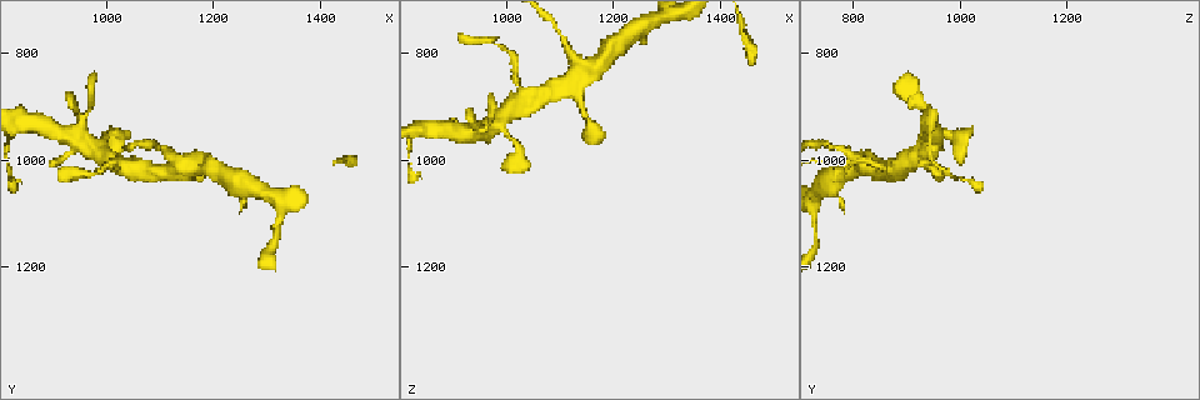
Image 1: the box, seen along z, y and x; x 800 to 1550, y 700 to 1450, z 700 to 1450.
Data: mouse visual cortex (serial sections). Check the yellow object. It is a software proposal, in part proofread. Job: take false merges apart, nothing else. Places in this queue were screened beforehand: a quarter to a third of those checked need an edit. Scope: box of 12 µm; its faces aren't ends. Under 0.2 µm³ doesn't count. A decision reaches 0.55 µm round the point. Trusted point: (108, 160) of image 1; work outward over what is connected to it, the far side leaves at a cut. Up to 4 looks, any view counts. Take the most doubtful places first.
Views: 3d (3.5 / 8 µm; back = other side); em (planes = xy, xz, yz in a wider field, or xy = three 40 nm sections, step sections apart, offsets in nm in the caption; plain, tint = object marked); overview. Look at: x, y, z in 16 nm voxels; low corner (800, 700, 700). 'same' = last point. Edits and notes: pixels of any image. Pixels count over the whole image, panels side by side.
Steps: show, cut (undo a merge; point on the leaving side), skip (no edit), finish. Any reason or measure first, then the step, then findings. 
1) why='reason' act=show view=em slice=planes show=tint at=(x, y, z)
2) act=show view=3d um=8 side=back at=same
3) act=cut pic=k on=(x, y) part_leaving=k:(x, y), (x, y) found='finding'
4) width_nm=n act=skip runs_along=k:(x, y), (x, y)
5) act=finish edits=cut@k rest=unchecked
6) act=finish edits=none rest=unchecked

why='a fork' act=show view=3d um=3.5 at=(1135, 1015, 840)

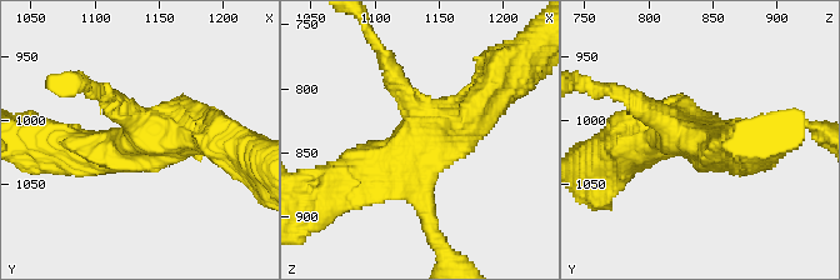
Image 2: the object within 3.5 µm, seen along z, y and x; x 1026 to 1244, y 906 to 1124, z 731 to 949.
act=show view=em slice=xy step=1 show=tint at=(1142, 1014, 844)

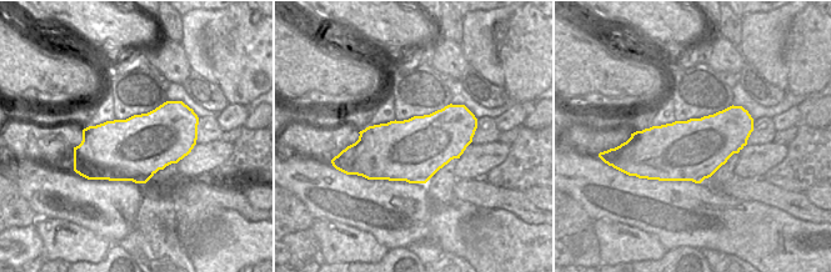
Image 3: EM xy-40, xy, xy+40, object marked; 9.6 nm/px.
width_nm=600 act=skip runs_along=2:(354, 183), (434, 144), (491, 93) found='one cell here'

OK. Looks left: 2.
why='three arms meet' act=show view=3d um=8 at=(955, 950, 945)

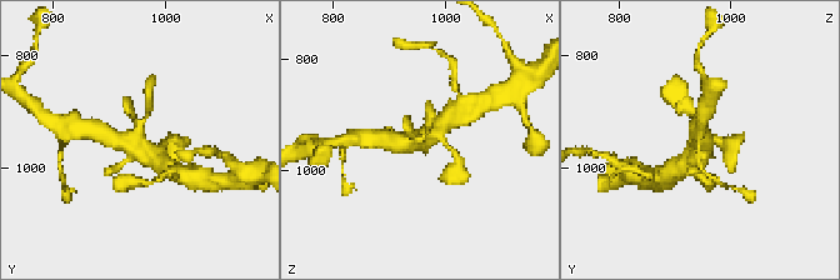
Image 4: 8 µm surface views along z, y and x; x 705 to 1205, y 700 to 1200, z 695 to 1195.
why='now the EM' act=show view=em slice=xy step=3 show=tint at=(955, 945, 945)

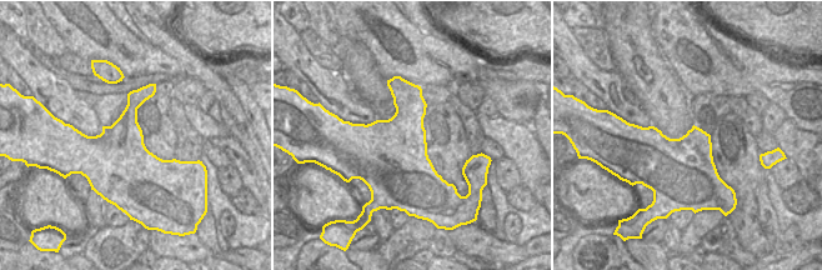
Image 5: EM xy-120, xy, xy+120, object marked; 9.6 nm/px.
act=skip runs_along=4:(169, 169), (105, 133) found='one cell here'

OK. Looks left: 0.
act=finish edits=none rest=unchecked

